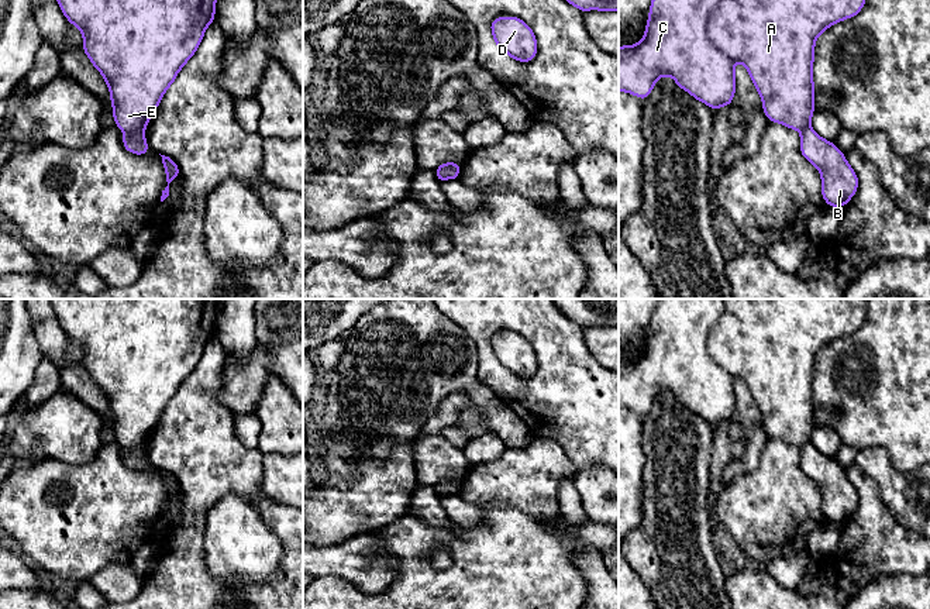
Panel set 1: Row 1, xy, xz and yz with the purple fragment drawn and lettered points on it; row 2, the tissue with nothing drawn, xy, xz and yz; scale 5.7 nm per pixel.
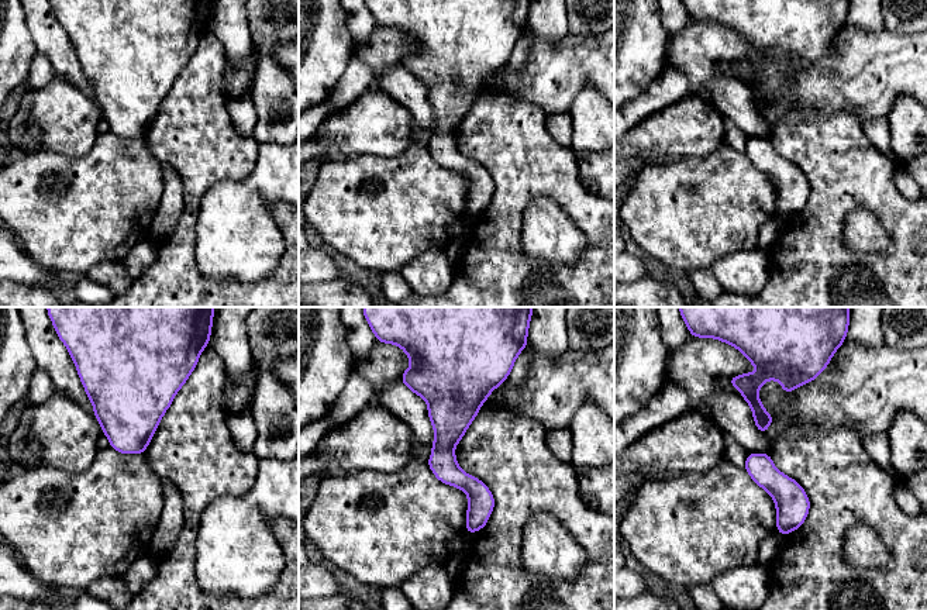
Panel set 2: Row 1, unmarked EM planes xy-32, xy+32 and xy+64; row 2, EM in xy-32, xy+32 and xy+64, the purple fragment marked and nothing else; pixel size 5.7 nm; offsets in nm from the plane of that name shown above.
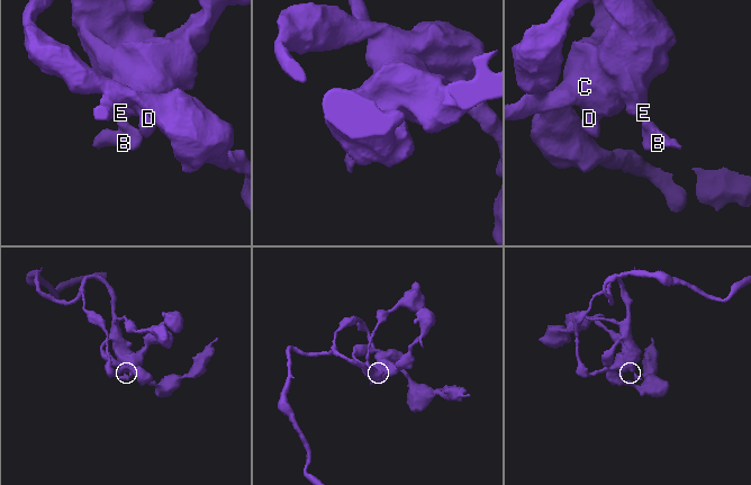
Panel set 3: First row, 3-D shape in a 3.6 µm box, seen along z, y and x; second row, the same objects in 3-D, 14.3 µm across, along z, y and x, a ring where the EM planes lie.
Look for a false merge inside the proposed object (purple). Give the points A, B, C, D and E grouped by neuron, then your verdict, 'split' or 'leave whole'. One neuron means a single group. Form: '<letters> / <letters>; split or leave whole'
A C D E / B; split

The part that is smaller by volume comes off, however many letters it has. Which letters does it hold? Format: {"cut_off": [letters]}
{"cut_off": ["B"]}

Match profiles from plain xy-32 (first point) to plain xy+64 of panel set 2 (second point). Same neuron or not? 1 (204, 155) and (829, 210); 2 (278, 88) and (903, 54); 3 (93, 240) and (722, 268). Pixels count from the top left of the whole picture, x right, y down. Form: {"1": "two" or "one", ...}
{"1": "one", "2": "two", "3": "two"}

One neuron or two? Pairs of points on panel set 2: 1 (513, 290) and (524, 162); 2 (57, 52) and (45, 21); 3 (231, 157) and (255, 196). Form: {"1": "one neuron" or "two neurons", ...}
{"1": "one neuron", "2": "one neuron", "3": "two neurons"}

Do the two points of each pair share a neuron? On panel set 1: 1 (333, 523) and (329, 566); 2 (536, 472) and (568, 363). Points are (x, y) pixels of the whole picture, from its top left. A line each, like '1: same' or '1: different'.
1: different
2: different

